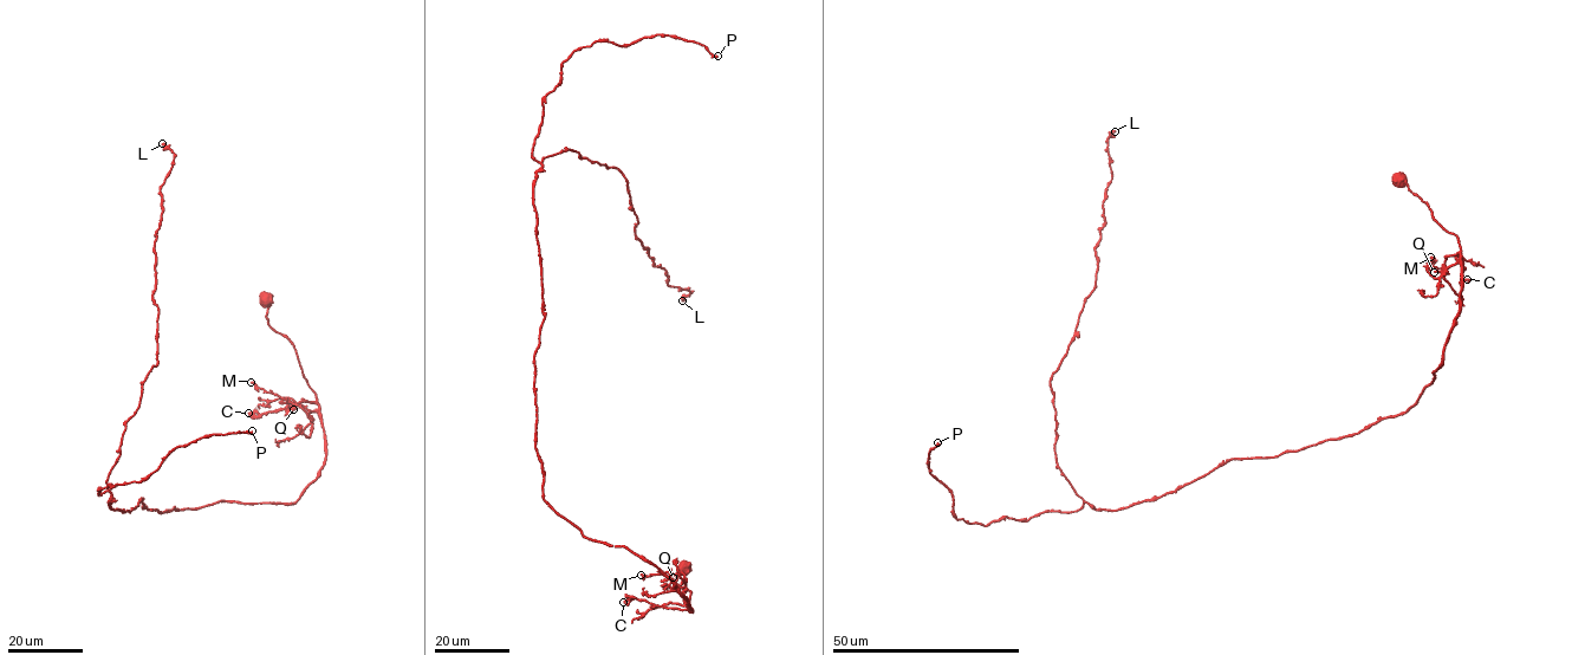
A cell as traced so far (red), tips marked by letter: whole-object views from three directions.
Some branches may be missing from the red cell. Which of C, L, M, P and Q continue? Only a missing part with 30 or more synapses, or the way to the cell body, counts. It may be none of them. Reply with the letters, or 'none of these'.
P

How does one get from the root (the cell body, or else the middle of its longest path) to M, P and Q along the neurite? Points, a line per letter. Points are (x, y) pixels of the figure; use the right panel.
M: (1400, 180), (1460, 245), (1457, 261), (1437, 278), (1427, 271), (1430, 257)
P: (1400, 180), (1462, 271), (1404, 413), (1126, 507), (985, 525), (955, 517), (937, 442)
Q: (1400, 180), (1427, 203), (1433, 218), (1456, 237), (1460, 245), (1456, 253), (1447, 255), (1441, 271), (1434, 272)

